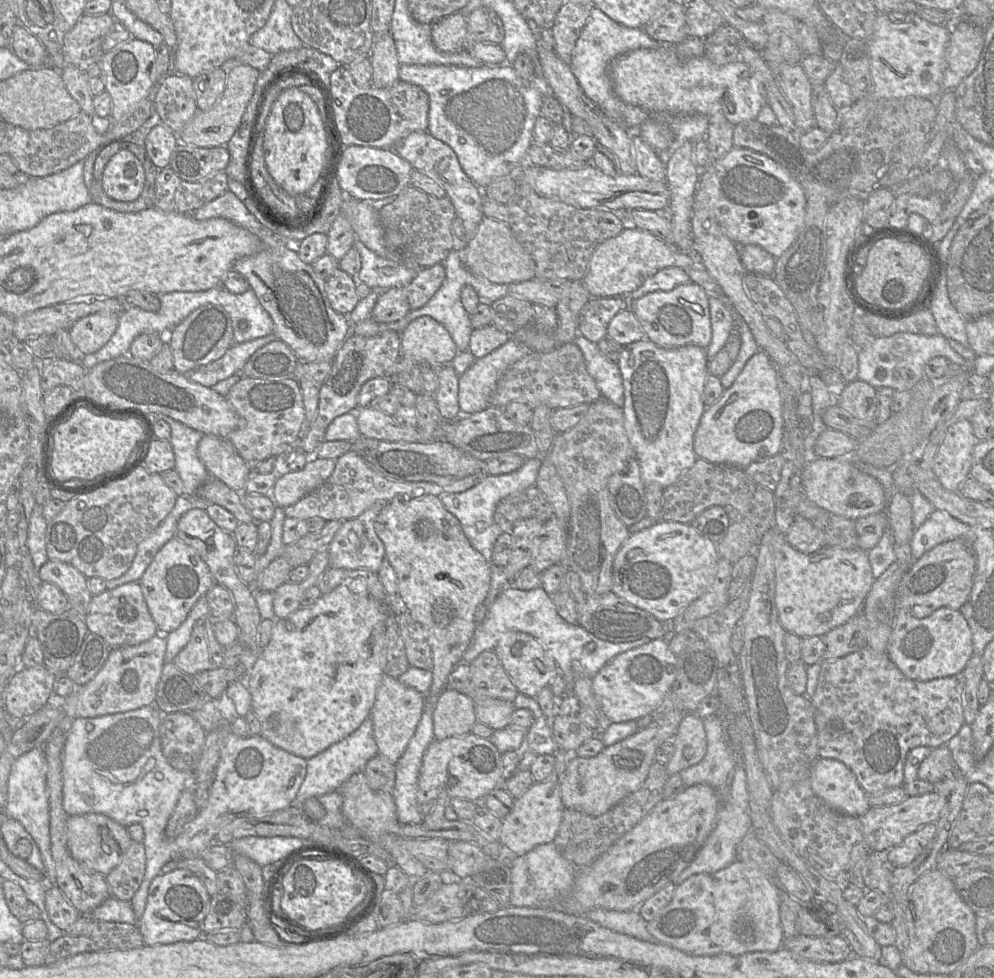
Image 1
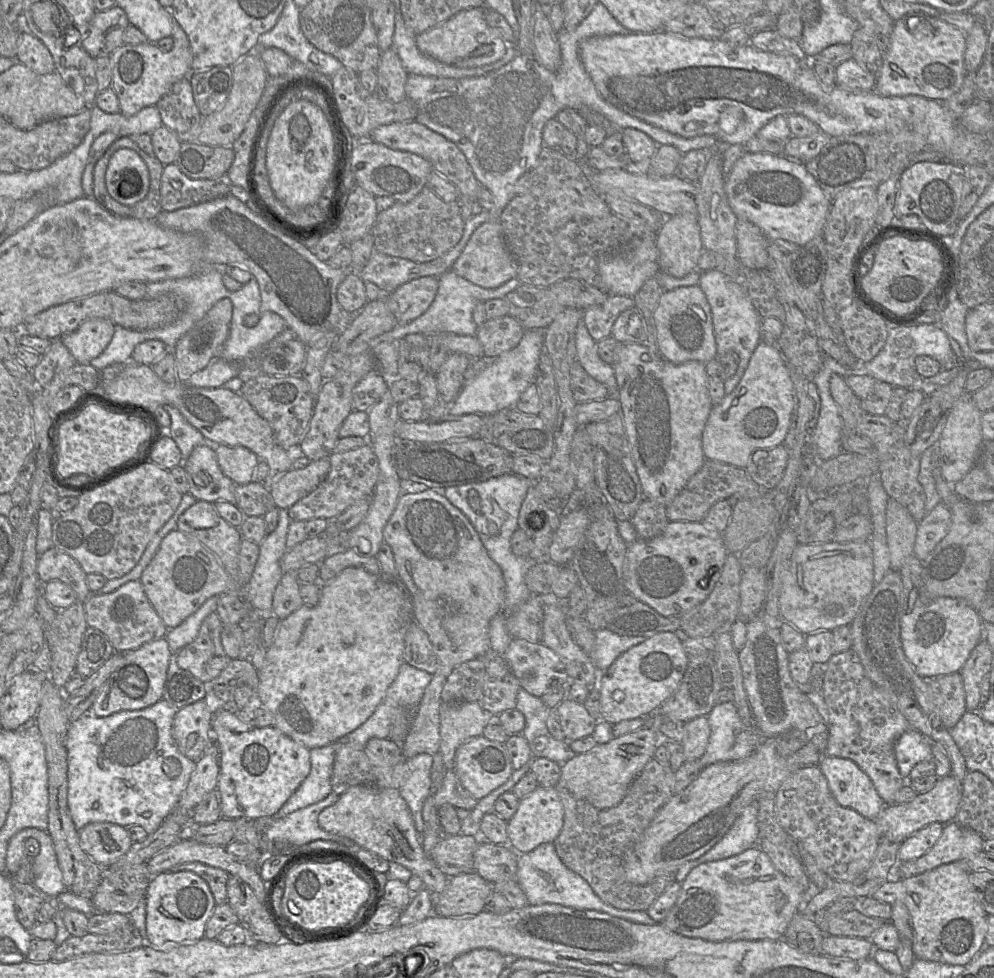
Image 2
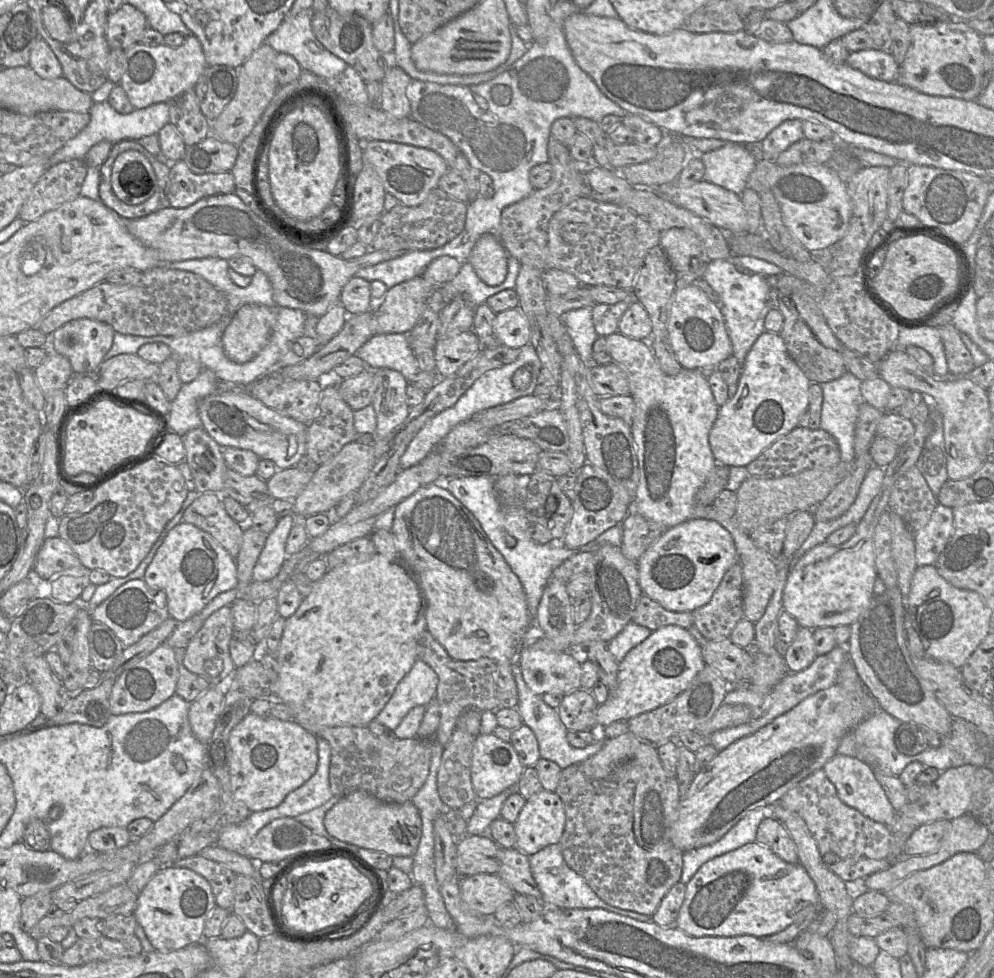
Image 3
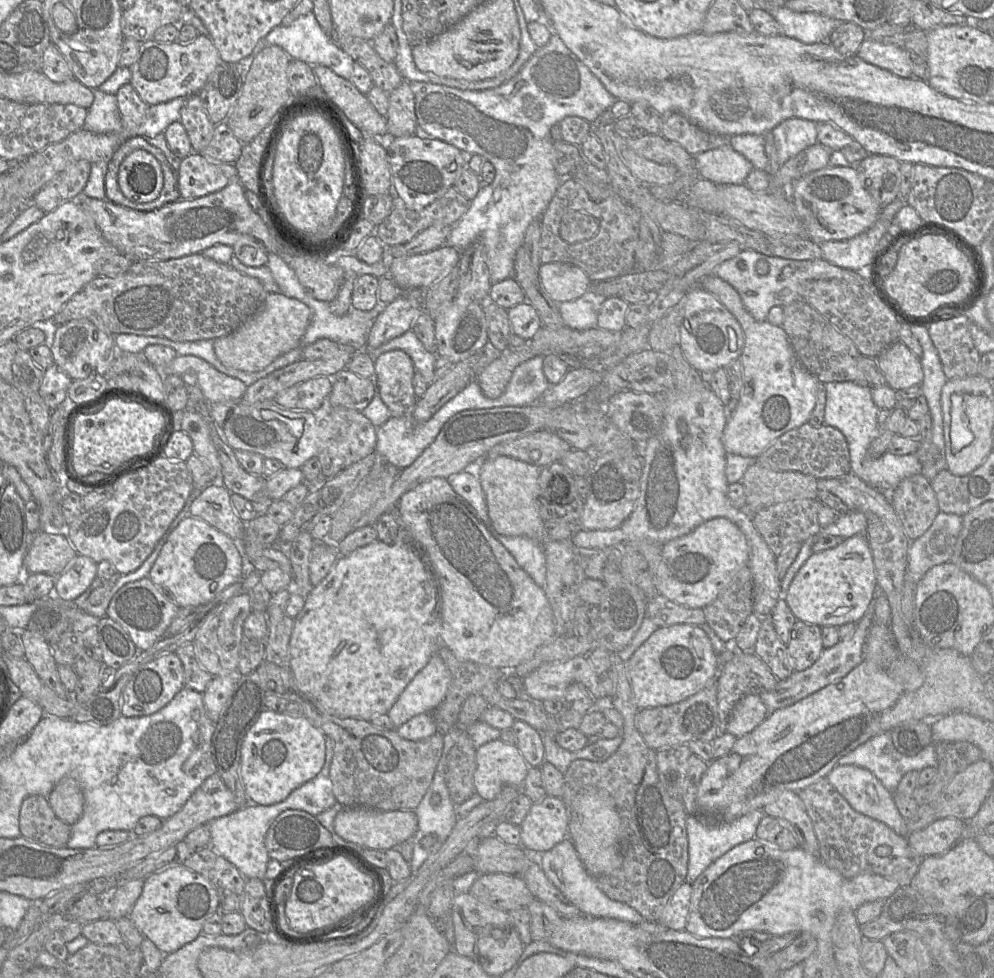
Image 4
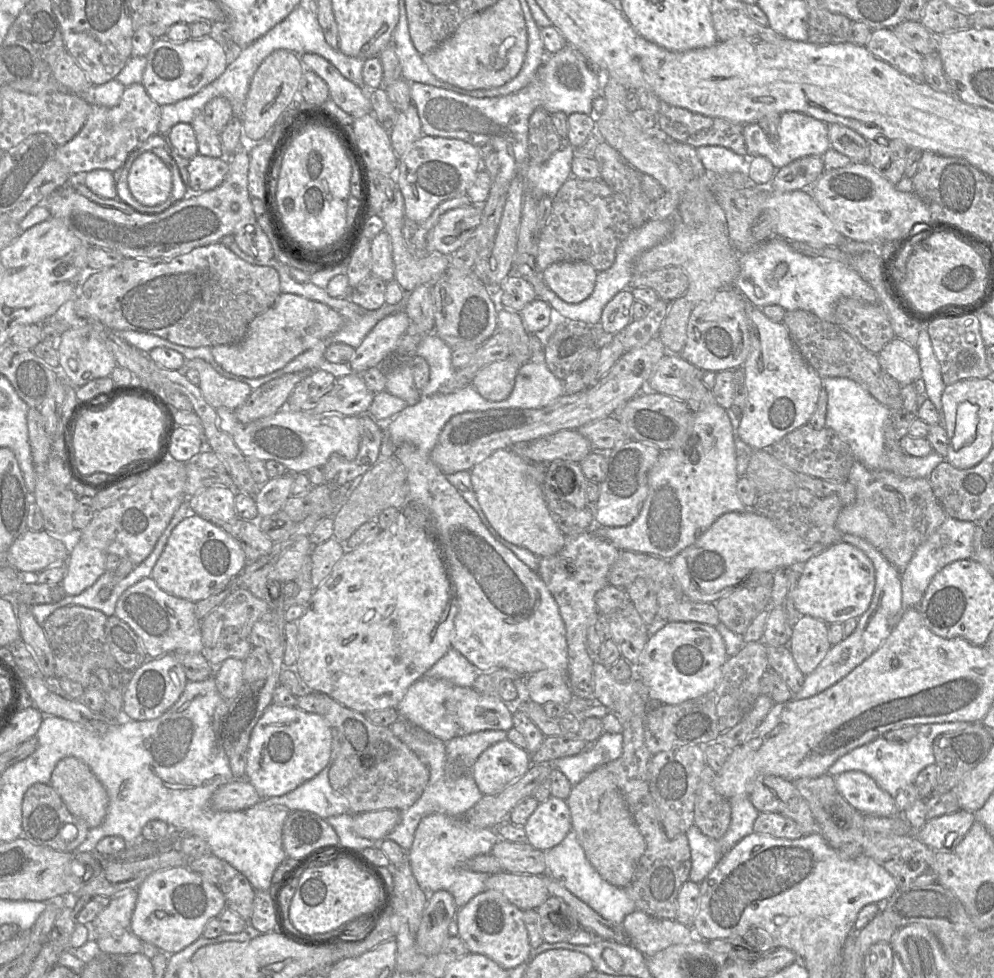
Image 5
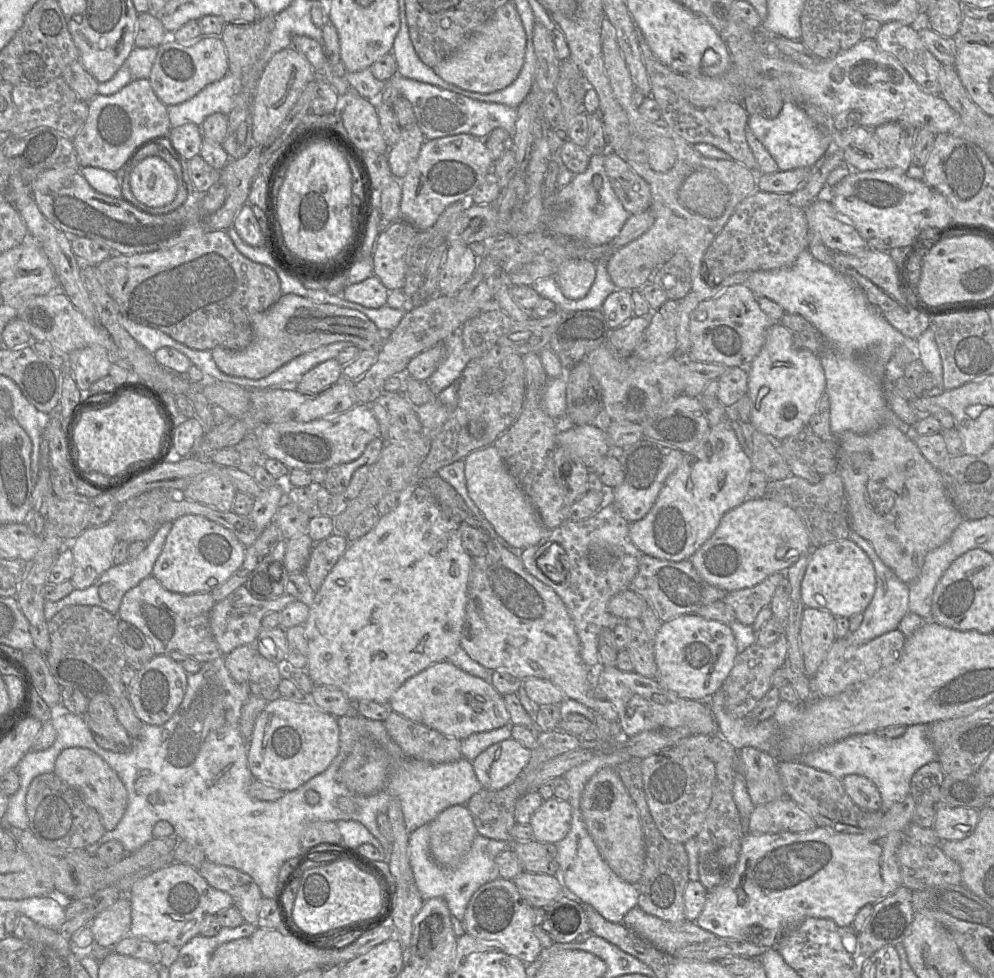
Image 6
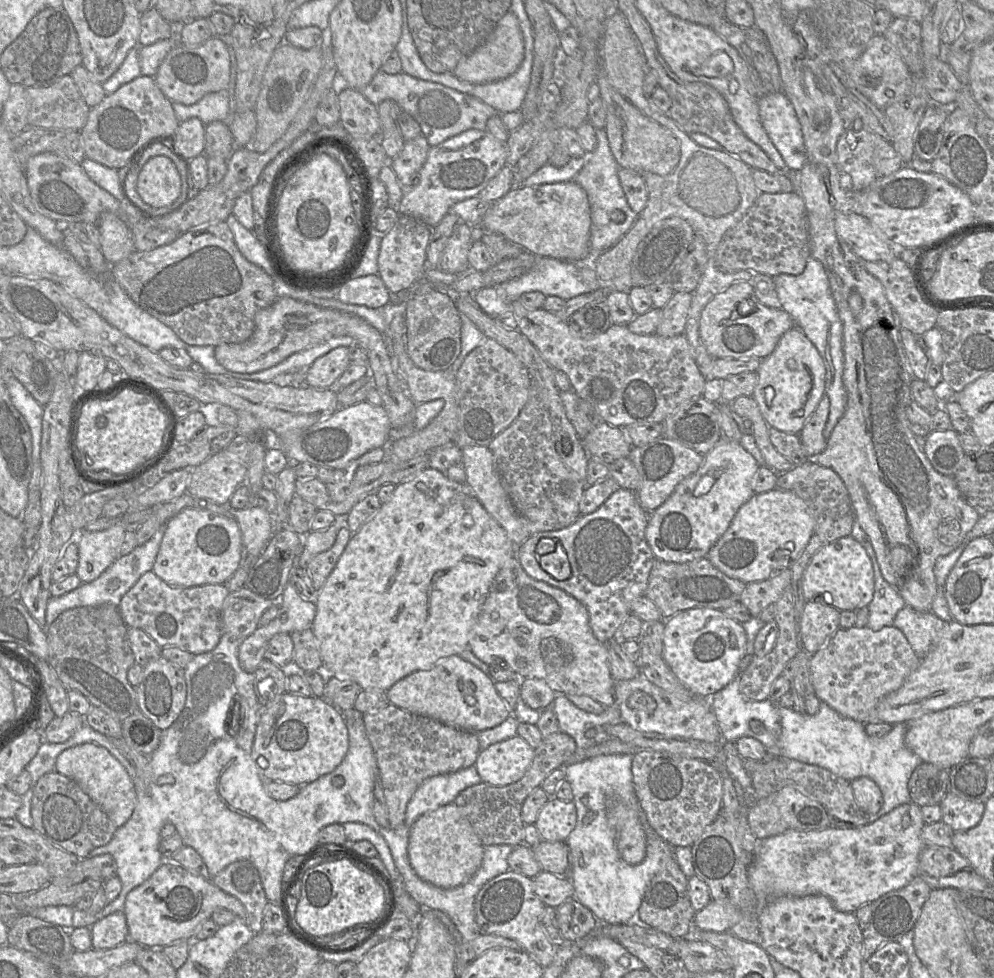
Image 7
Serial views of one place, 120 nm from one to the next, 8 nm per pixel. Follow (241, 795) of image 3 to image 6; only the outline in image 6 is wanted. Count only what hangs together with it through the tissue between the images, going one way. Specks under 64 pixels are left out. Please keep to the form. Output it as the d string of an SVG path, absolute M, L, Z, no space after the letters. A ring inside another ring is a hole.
M279 696L269 700L259 715L248 743L248 764L254 777L285 792L291 792L323 773L339 752L337 717L317 708L310 701L292 701Z

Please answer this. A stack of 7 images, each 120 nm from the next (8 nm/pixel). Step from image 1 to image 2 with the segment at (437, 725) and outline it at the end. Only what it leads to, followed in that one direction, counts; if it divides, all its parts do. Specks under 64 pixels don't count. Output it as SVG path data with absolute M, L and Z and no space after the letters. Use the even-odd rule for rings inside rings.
M442 702L439 751L446 772L453 768L457 749L469 739L481 736L493 718L477 702Z

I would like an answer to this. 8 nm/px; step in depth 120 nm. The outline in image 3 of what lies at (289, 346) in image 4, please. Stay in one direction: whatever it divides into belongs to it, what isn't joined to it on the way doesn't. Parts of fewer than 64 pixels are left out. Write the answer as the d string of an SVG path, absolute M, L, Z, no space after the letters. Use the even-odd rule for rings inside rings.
M257 304L242 306L222 336L227 358L237 364L252 360L267 344L275 320L273 307Z

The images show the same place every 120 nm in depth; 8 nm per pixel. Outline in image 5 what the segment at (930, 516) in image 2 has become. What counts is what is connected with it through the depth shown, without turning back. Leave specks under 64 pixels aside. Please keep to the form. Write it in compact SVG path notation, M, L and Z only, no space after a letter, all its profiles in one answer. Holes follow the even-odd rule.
M948 517L922 544L901 572L902 608L918 607L933 577L946 565L971 558L975 523Z

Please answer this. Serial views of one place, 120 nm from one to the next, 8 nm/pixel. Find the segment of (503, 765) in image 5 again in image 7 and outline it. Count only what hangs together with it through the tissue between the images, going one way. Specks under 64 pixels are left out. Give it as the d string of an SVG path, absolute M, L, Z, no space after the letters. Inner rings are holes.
M516 735L481 751L475 767L482 782L492 786L506 786L522 779L534 755L535 749Z

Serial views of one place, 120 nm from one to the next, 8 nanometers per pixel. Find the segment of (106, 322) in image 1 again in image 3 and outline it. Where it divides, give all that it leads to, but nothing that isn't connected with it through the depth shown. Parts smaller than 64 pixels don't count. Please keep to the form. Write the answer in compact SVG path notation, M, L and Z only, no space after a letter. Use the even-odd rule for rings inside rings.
M75 319L53 332L51 350L66 357L74 373L96 374L112 347L115 333L105 322Z

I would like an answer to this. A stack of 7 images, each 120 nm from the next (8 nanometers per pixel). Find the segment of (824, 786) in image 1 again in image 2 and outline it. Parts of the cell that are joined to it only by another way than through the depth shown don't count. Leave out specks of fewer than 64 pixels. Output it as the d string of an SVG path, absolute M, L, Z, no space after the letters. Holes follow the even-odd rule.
M825 756L819 768L838 804L875 821L885 803L868 775L856 763L847 758Z

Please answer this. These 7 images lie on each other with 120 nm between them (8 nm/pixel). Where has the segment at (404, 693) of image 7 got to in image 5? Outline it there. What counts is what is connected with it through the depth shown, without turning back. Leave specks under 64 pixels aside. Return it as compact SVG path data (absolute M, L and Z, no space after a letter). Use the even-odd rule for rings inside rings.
M424 676L410 686L404 698L397 706L401 719L420 727L443 742L485 730L509 731L513 727L512 705L502 701L498 695L482 695L472 687L460 687L443 679Z

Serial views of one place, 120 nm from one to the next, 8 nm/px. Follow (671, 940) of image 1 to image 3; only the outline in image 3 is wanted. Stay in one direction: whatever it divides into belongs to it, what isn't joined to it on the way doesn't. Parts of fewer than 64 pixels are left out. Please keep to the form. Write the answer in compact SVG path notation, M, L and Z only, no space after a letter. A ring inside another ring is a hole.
M754 841L745 844L744 846L736 850L715 857L714 859L707 861L699 868L699 870L695 873L691 880L686 884L685 899L680 908L677 920L673 926L676 926L677 928L683 930L685 933L693 937L734 937L741 935L751 935L758 938L766 938L783 931L788 926L795 923L801 915L807 915L809 912L815 911L816 909L818 909L818 911L822 911L820 897L816 889L815 883L813 882L805 868L800 863L790 864L785 862L775 853L773 853L769 848Z

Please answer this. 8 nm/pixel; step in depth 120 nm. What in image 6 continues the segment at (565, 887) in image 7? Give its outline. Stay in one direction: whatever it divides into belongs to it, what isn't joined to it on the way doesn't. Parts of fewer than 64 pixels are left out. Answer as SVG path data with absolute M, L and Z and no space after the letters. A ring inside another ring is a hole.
M522 872L513 882L520 895L534 908L543 908L564 895L556 876Z

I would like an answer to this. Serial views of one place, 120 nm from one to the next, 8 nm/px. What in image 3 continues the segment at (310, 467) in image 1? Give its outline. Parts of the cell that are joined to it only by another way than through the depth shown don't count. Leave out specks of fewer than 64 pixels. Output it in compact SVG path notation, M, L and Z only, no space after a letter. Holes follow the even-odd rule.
M297 466L277 470L267 481L273 499L296 499L314 475L313 471L303 471Z

